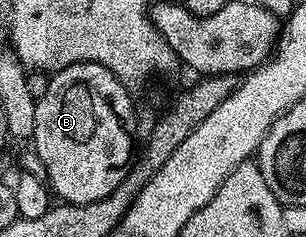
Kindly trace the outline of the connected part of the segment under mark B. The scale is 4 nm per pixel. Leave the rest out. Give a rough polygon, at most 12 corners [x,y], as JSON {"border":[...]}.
{"border":[[69,64],[33,151],[65,203],[112,194],[136,152],[131,89]]}

